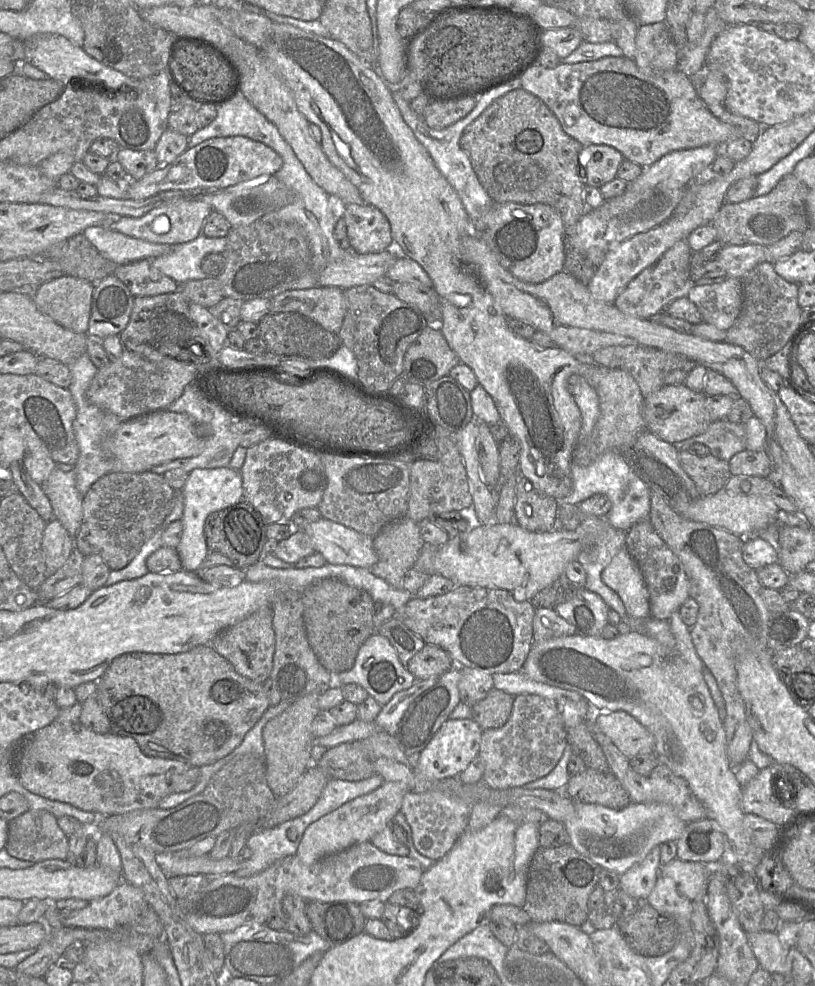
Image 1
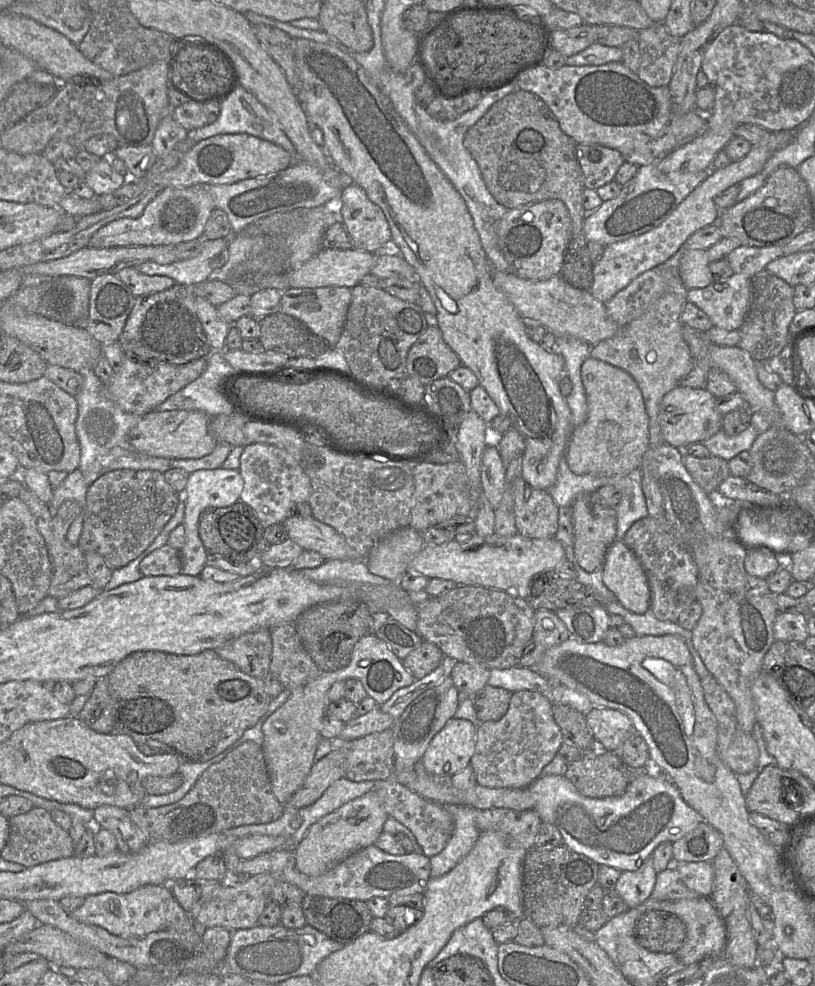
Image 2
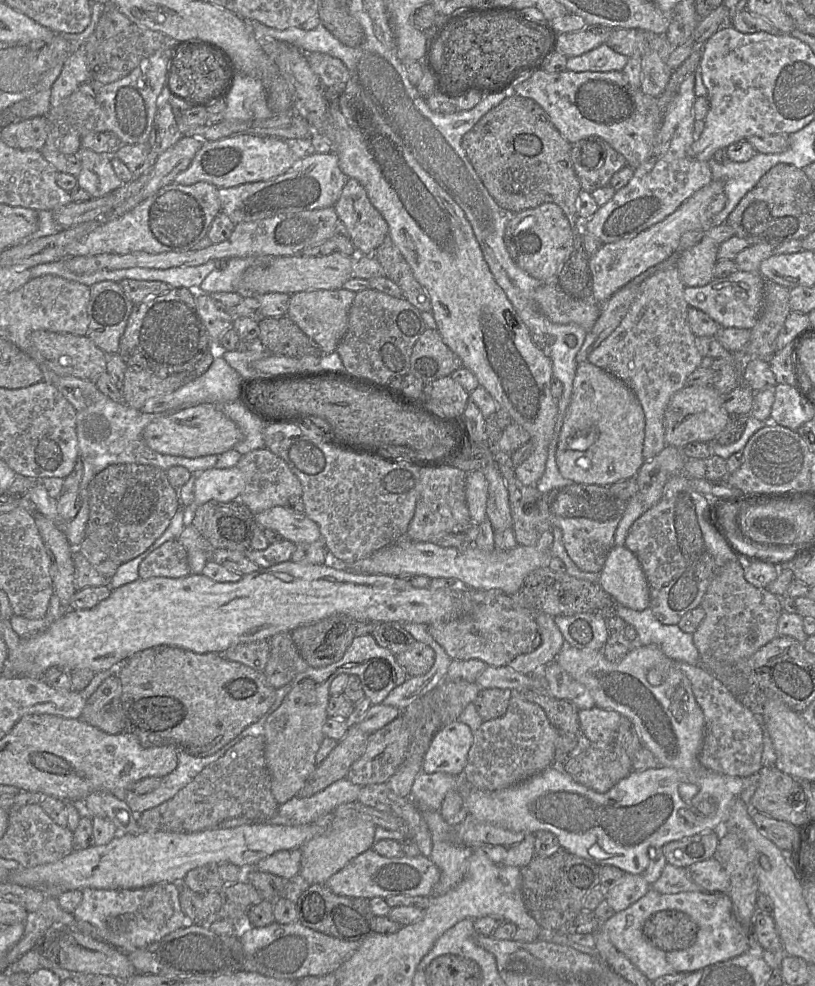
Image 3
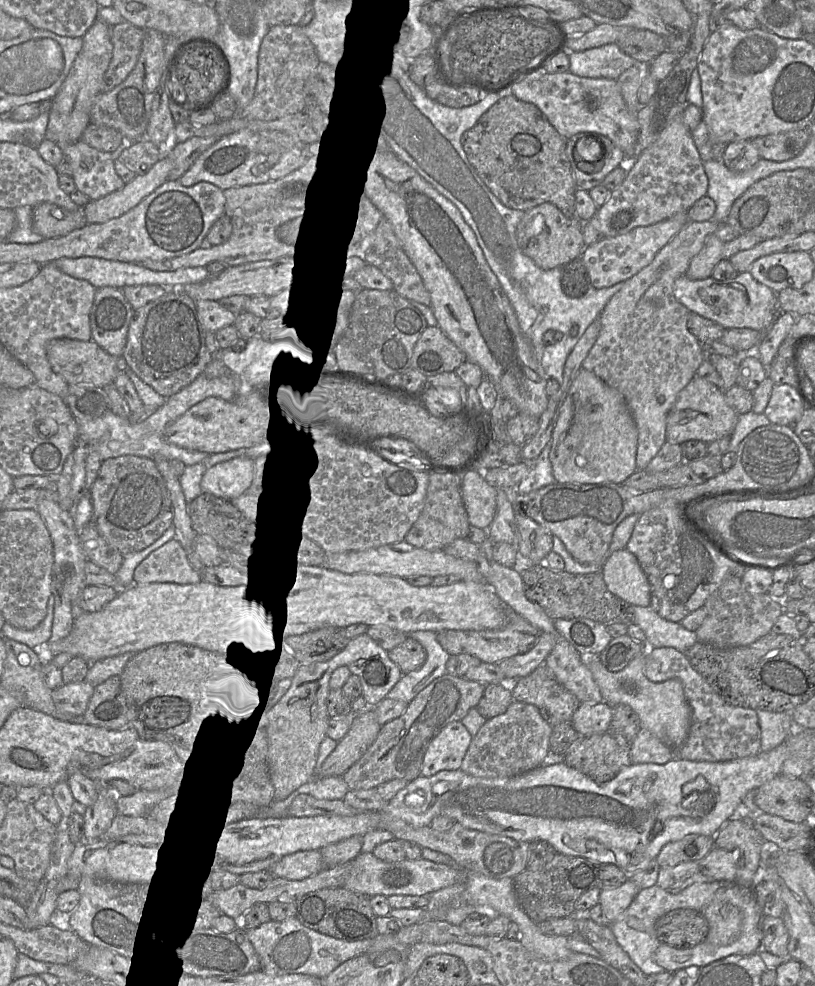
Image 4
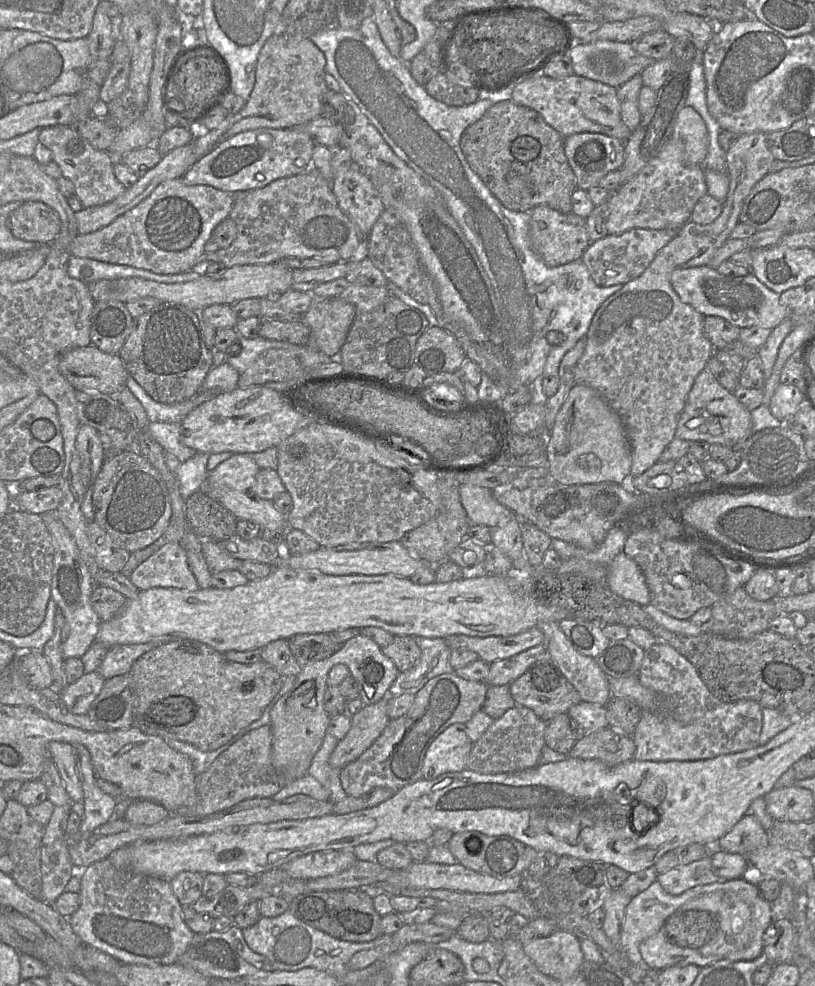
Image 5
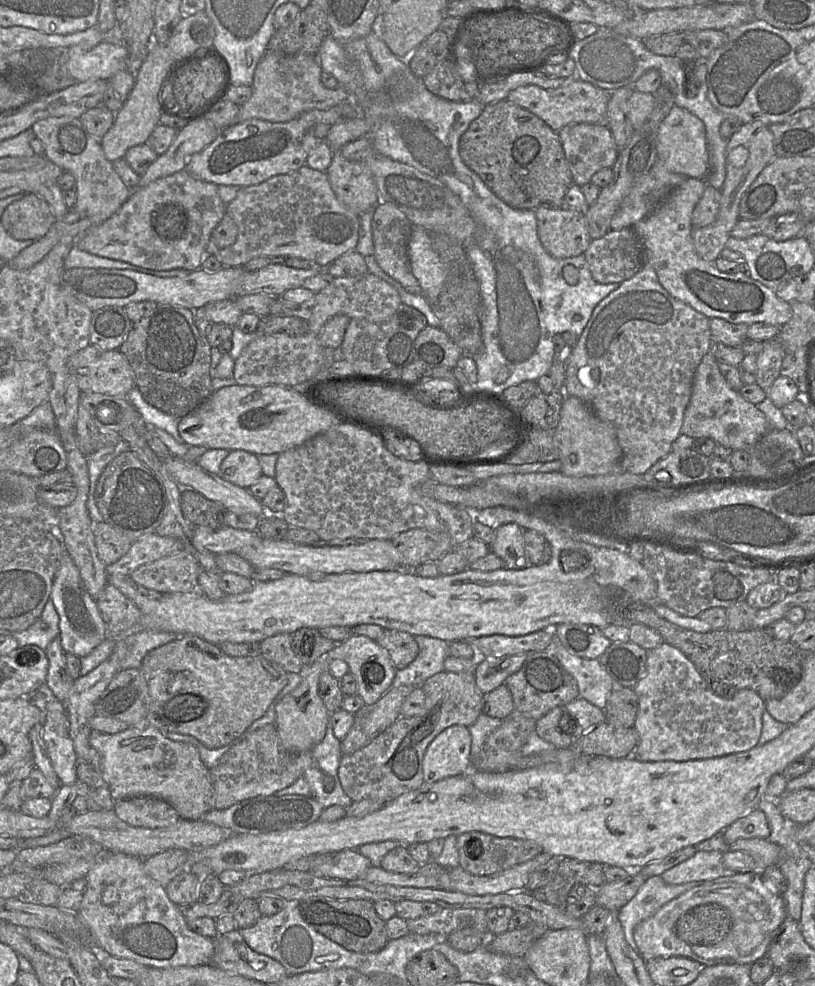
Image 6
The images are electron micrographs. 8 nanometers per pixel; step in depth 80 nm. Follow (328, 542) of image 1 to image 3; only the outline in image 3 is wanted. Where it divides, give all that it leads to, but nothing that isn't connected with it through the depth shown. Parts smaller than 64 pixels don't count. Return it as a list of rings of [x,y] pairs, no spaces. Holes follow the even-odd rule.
[[[275,506],[254,515],[263,529],[278,532],[284,539],[298,543],[313,543],[321,540],[318,525],[305,514],[298,514],[285,506]]]

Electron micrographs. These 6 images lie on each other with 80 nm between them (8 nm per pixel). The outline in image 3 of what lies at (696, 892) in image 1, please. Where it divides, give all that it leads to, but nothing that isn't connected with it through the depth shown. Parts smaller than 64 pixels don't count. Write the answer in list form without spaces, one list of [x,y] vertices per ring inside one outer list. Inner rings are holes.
[[[715,857],[694,863],[687,867],[690,878],[703,892],[727,893],[730,887],[730,878],[722,865]]]

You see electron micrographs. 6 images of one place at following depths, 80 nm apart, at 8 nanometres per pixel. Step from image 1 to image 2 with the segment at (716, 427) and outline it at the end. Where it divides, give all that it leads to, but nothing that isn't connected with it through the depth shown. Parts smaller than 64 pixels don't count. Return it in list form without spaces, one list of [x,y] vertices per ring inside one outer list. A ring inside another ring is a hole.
[[[750,426],[736,436],[729,436],[722,429],[706,440],[696,443],[703,444],[712,456],[717,456],[729,461],[743,451],[749,451],[758,436],[757,430]]]

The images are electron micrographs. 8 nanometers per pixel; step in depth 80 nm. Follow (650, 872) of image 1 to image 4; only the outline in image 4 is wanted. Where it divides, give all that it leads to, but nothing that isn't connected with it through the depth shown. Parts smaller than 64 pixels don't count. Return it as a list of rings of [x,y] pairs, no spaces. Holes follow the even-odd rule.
[[[629,878],[619,887],[602,888],[599,903],[607,918],[608,925],[616,921],[628,908],[640,888]]]

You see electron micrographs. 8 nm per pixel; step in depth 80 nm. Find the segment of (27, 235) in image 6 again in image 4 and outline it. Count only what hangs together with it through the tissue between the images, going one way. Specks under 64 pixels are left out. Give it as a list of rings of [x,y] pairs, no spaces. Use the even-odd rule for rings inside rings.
[[[40,203],[32,208],[33,231],[44,239],[64,236],[87,224],[84,209],[75,211],[53,203]]]

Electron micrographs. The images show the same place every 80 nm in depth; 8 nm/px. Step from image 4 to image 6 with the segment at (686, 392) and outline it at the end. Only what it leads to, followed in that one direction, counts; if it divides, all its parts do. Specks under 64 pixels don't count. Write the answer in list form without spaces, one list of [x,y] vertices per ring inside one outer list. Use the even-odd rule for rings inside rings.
[[[713,352],[698,365],[689,404],[684,412],[681,433],[694,439],[706,437],[732,450],[749,450],[771,429],[764,413],[732,389],[722,376]]]

